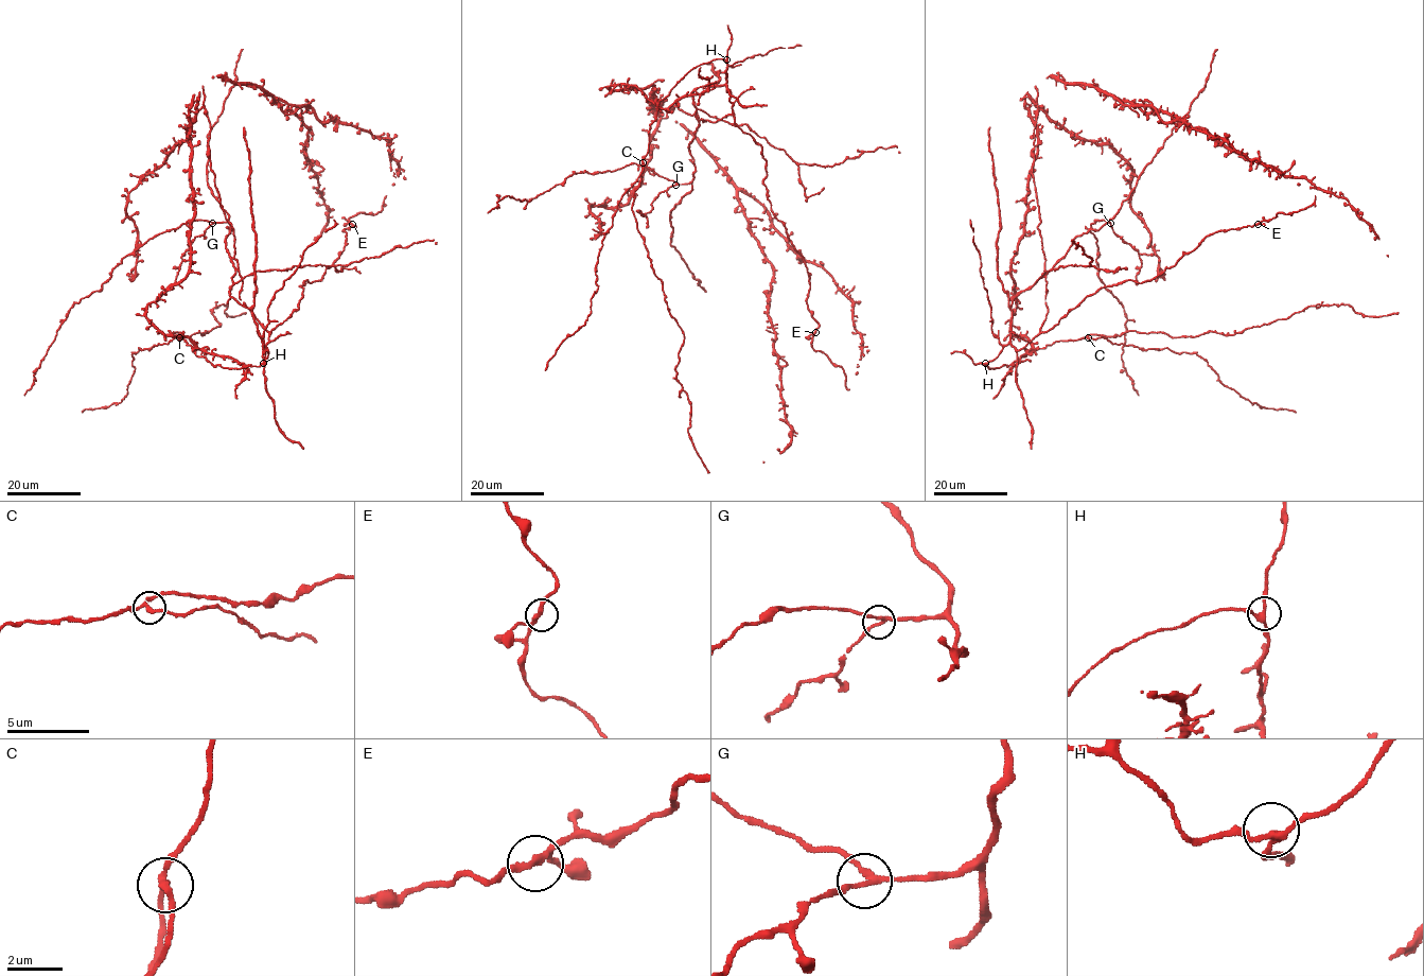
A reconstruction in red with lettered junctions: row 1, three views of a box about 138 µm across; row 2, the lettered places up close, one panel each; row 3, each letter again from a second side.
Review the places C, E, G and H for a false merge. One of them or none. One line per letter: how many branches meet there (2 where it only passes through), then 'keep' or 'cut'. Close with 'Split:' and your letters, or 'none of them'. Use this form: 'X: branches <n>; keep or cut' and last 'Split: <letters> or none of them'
C: branches 3; cut
E: branches 3; keep
G: branches 3; keep
H: branches 3; keep
Split: C

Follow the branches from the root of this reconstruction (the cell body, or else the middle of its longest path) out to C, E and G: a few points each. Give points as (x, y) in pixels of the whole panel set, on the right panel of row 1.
C: (1014, 286), (1016, 310), (1011, 317), (1011, 334), (1024, 335), (1033, 349), (1043, 349), (1055, 342), (1088, 337)
E: (1014, 286), (1011, 334), (1033, 349), (989, 368), (1100, 289), (1147, 281), (1207, 236), (1258, 224)
G: (1014, 286), (1011, 334), (1024, 335), (1033, 349), (989, 368), (1011, 340), (1012, 300), (1075, 237), (1110, 223)

